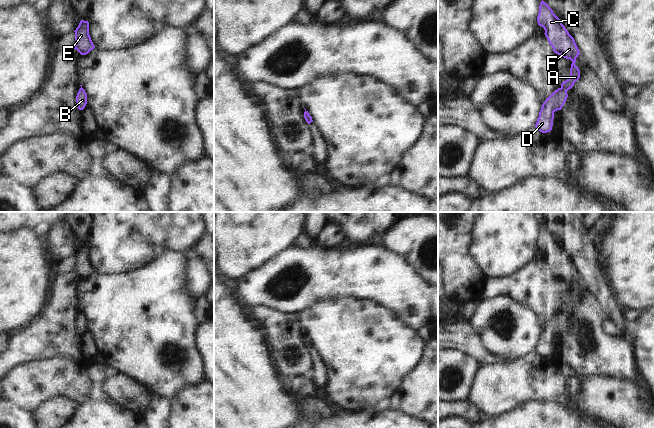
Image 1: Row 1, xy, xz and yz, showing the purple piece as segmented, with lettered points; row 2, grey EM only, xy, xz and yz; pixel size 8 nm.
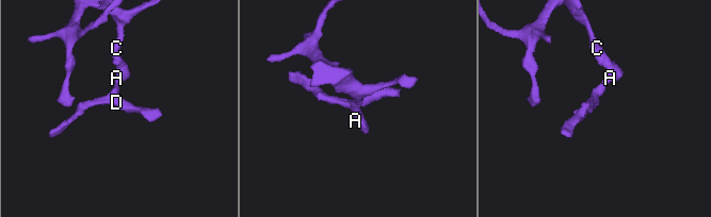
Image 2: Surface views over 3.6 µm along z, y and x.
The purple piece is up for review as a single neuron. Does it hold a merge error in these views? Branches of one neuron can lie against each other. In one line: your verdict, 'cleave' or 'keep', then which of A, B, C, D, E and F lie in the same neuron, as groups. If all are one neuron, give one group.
keep; groups A B C D E F

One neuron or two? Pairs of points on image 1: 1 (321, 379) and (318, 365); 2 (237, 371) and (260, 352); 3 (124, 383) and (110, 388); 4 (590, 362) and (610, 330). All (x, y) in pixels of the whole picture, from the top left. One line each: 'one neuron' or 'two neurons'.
1: one neuron
2: one neuron
3: one neuron
4: two neurons

